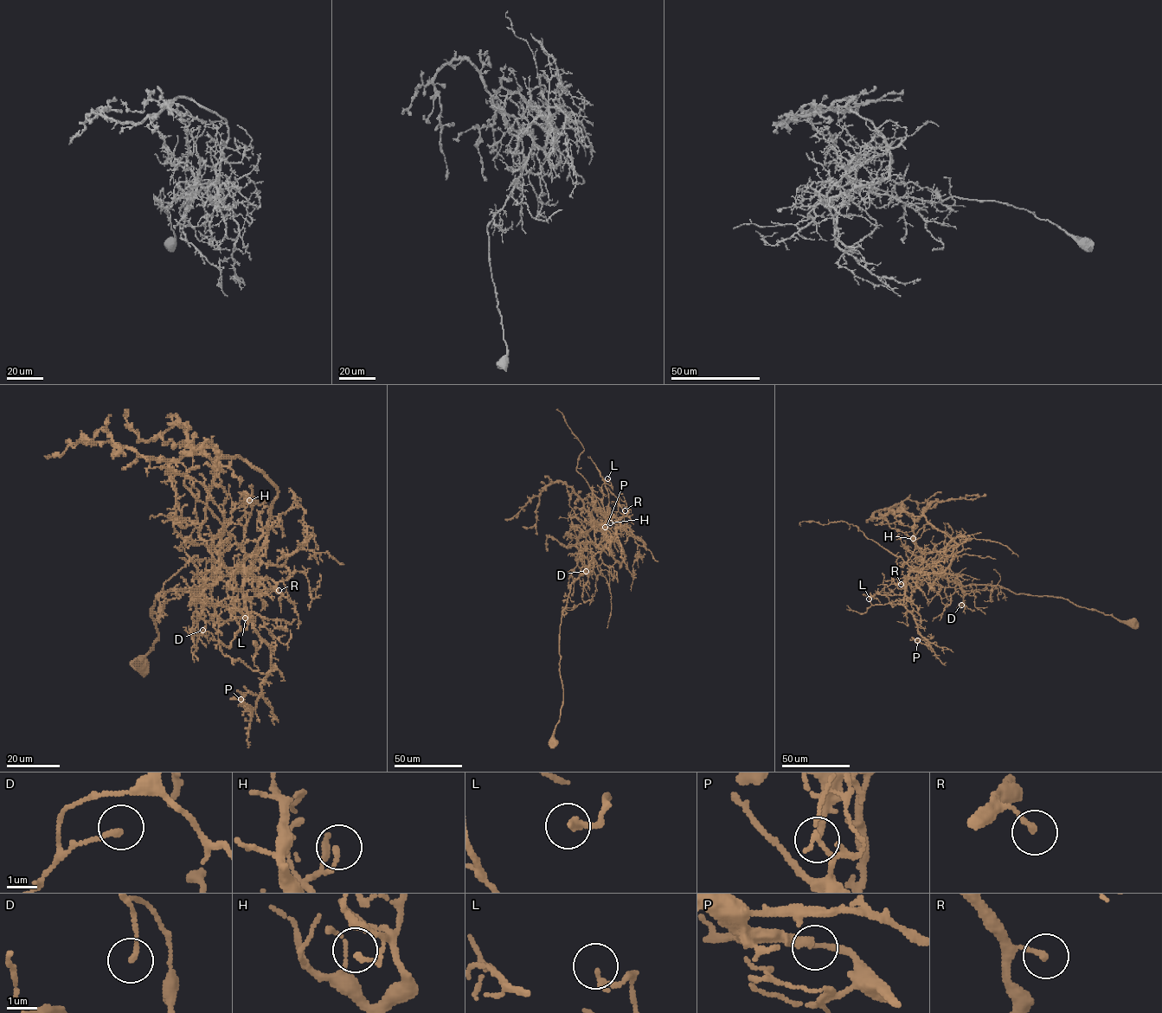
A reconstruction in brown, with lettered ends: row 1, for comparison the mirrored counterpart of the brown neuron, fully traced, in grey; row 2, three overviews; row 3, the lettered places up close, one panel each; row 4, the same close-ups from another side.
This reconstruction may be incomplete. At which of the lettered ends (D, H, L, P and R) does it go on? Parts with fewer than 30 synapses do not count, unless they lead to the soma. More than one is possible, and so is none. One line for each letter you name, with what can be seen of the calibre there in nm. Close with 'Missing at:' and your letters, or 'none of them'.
P: Thickness 170 nm
Missing at: P

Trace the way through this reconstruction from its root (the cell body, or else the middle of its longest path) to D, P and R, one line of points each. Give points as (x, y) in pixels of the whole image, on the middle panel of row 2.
D: (554, 743), (554, 730), (563, 701), (560, 672), (561, 614), (570, 585), (586, 571)
P: (554, 743), (563, 701), (561, 614), (570, 585), (606, 544), (606, 514), (620, 522), (613, 539), (605, 527)
R: (554, 743), (563, 701), (561, 614), (570, 585), (606, 544), (606, 520), (618, 521), (625, 510)

